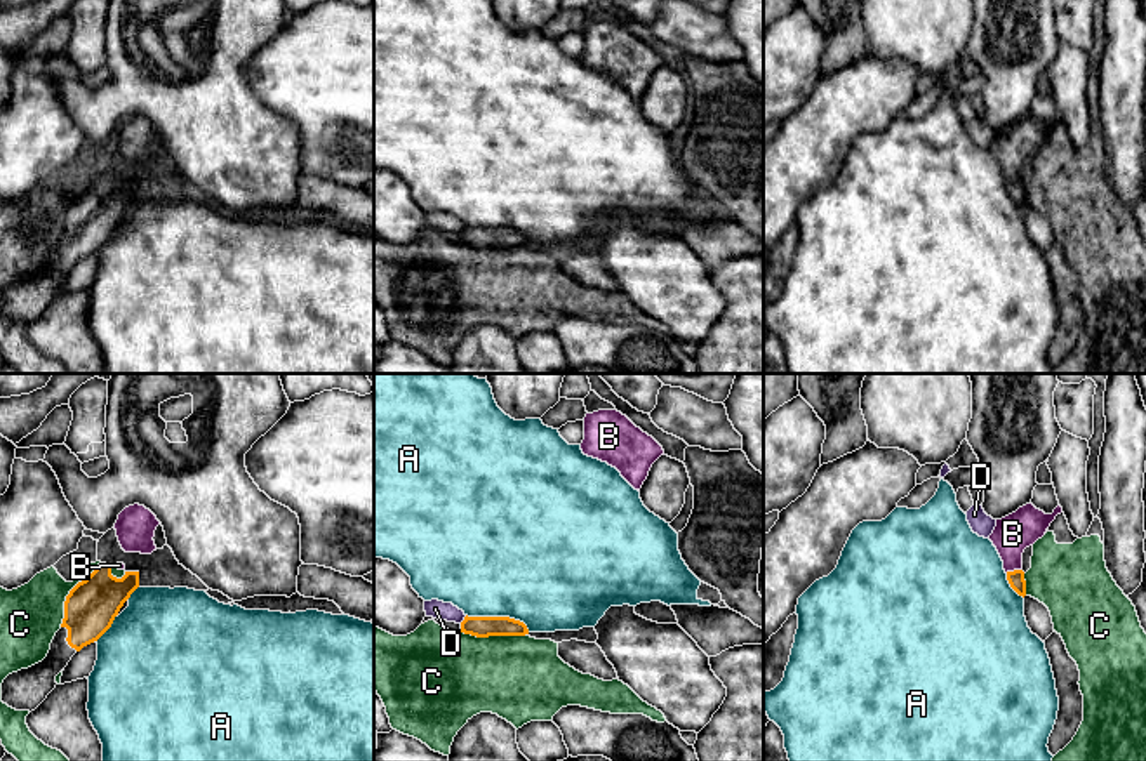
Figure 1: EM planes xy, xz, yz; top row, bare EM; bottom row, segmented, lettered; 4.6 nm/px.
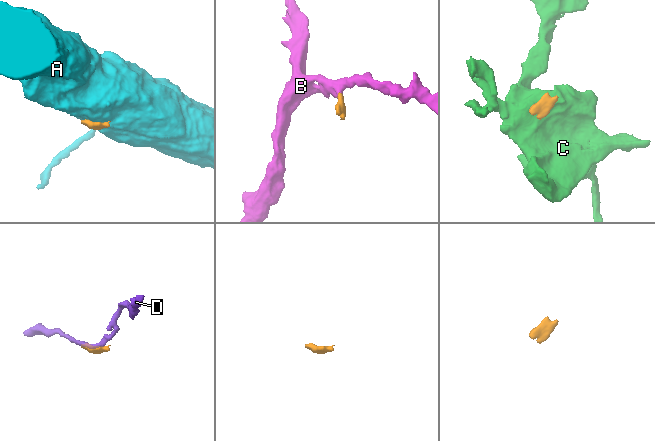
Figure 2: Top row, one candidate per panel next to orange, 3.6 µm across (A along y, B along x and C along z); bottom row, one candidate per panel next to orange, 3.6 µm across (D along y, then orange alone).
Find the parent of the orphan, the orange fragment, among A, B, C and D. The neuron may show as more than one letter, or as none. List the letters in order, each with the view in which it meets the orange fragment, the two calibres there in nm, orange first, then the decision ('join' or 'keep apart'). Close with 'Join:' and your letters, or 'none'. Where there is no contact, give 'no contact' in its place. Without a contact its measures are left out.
A: meets orange in xz; 100 nm thick on the orange side, 500 nm on the other; keep apart
B: meets orange in yz; 80 nm thick on the orange side, 180 nm on the other; join
C: meets orange in xy; 240 nm thick on the orange side, 280 nm on the other; keep apart
D: meets orange in xz; 100 nm thick on the orange side, 90 nm on the other; keep apart
Join: B

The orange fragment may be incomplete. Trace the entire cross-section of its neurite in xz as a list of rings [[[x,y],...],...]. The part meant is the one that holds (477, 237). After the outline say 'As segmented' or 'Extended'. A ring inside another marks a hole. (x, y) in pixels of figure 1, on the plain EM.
[[[464,228],[461,243],[476,248],[489,247],[525,247],[529,240],[523,233],[510,228]]]. As segmented

